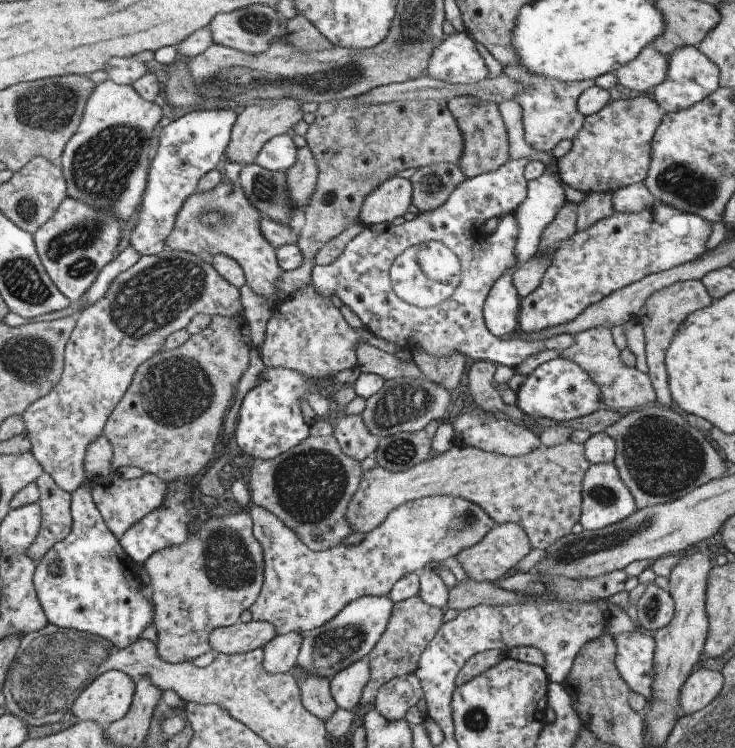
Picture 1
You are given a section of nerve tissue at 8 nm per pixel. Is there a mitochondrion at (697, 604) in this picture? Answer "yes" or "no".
no

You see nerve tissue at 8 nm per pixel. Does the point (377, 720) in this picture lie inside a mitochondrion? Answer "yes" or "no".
no

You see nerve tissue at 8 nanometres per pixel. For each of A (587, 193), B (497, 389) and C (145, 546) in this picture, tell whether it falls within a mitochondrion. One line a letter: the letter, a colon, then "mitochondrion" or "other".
A: other
B: other
C: other

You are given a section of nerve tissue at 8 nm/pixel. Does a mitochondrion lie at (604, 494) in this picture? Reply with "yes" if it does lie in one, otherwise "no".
yes

